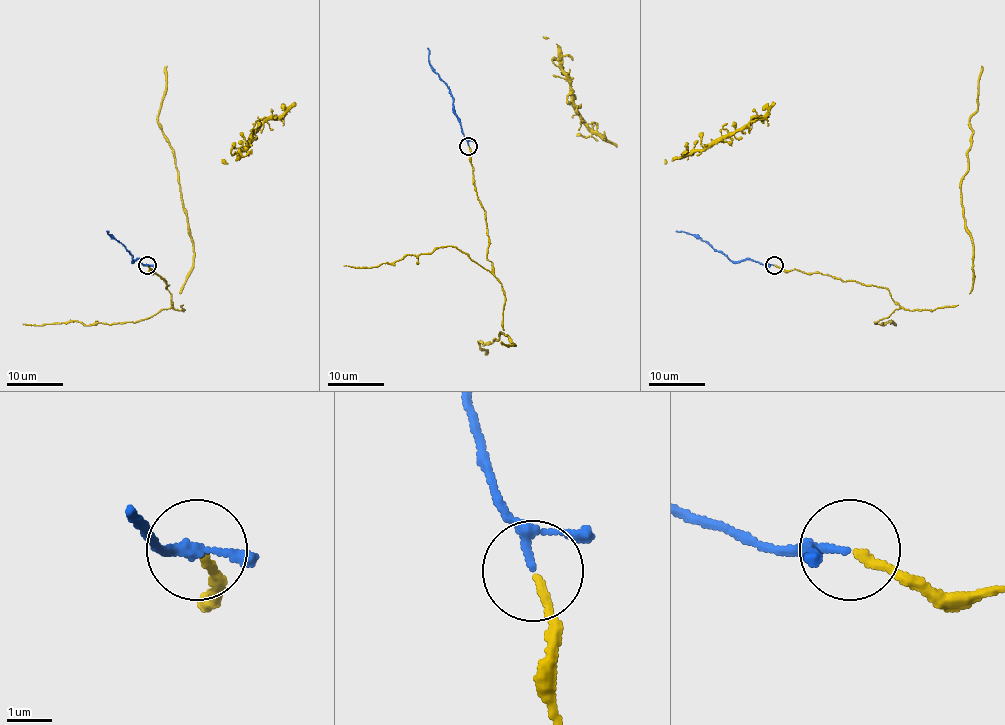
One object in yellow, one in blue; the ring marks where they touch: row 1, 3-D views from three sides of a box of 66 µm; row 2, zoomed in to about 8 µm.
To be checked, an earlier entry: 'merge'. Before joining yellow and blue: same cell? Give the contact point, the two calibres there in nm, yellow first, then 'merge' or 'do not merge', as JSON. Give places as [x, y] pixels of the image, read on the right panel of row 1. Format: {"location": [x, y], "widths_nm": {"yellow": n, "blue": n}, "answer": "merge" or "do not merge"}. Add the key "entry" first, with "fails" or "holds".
{"entry": "holds", "location": [774, 265], "widths_nm": {"yellow": 170, "blue": 140}, "answer": "merge"}

